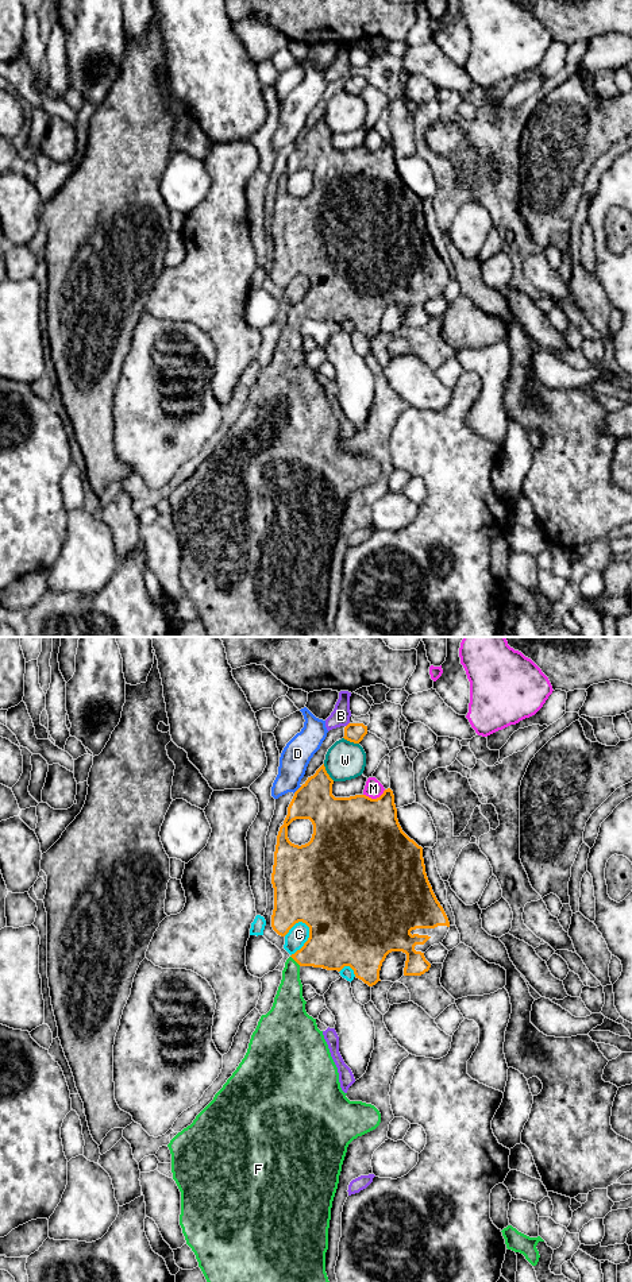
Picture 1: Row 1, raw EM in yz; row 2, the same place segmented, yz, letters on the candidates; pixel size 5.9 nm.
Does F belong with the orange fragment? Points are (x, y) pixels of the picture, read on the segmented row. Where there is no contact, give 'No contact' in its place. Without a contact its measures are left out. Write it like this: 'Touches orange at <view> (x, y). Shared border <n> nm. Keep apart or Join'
Touches orange at yz (296, 961). Shared border 90 nm. Join

